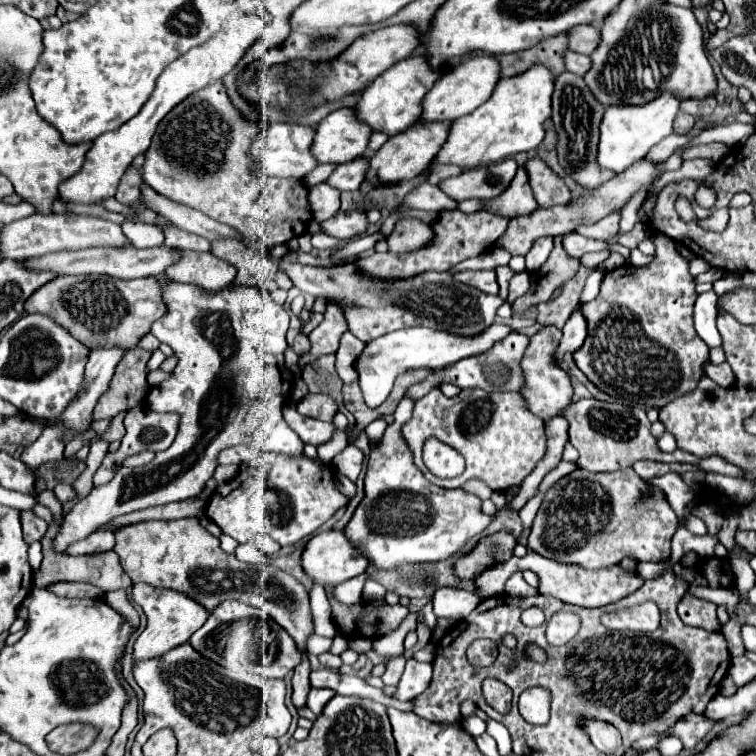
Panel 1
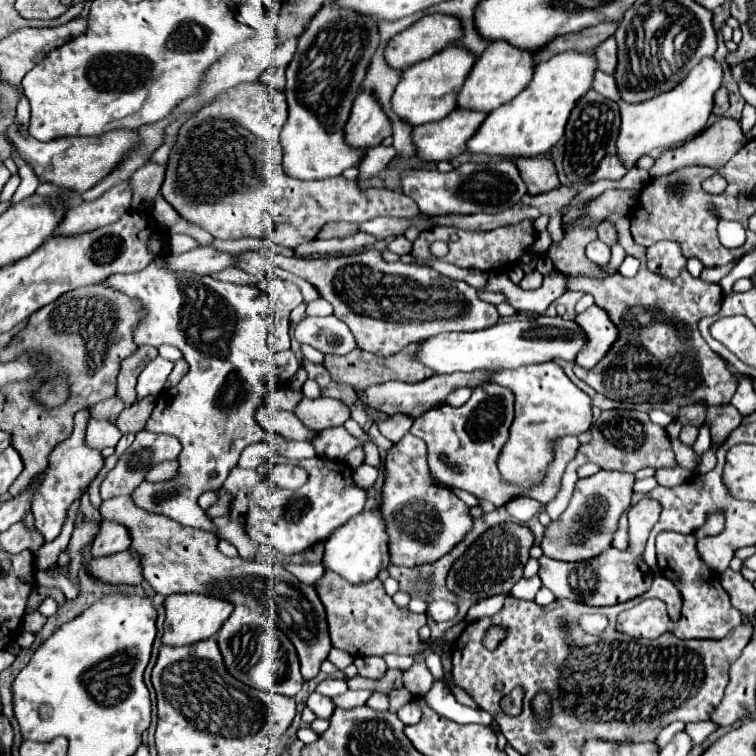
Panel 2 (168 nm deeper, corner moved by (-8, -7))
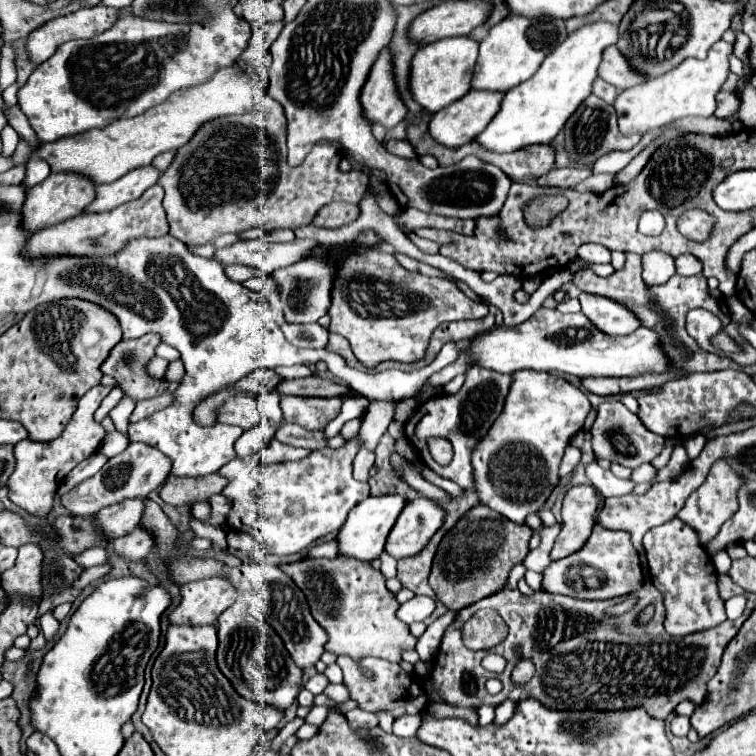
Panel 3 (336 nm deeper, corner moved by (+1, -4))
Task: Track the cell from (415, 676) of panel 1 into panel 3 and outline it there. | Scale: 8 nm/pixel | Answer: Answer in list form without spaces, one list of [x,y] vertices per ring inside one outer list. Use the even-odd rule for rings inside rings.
[[[401,715],[393,723],[393,733],[399,737],[415,737],[419,725],[421,725],[421,715]]]

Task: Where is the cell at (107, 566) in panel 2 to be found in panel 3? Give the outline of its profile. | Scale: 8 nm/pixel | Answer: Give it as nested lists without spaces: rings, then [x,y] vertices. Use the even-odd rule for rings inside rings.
[[[137,527],[137,529],[133,529],[133,533],[113,541],[113,553],[127,561],[133,561],[133,563],[143,561],[151,549],[153,549],[153,537],[149,531],[145,531],[141,527]]]

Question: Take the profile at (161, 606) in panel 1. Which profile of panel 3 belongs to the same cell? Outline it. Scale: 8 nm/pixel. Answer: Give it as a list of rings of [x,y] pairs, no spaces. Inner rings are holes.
[[[223,577],[201,579],[181,587],[181,603],[169,613],[171,625],[215,625],[217,617],[235,603],[237,591]]]

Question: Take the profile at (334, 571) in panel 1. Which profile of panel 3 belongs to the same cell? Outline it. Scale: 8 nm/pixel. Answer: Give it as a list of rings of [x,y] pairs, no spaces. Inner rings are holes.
[[[383,495],[383,497],[367,497],[365,501],[357,503],[345,523],[341,525],[339,533],[337,533],[337,545],[339,545],[339,555],[349,557],[349,559],[357,559],[357,561],[373,561],[383,553],[385,547],[385,539],[397,519],[397,515],[401,513],[405,505],[405,499],[399,495]]]

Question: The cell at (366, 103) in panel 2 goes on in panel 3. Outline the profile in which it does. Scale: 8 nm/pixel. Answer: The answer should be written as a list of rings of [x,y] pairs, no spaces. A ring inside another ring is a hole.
[[[383,49],[371,67],[361,89],[361,107],[369,123],[381,123],[385,129],[391,129],[405,119],[407,109],[395,91],[389,49]]]

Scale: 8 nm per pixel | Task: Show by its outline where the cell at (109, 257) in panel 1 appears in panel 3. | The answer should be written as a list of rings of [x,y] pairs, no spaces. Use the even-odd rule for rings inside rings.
[[[265,239],[255,241],[237,241],[233,245],[221,247],[215,251],[213,259],[219,261],[223,267],[227,265],[247,265],[255,267],[261,273],[273,273],[277,267],[285,267],[305,259],[311,247],[317,241],[311,239],[295,239],[293,243],[267,243]]]

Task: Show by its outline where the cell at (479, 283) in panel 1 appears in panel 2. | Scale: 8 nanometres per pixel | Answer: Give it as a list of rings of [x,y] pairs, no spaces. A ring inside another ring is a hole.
[[[614,214],[606,220],[614,224],[618,244],[624,250],[638,250],[638,260],[642,264],[634,278],[614,274],[600,280],[592,276],[574,276],[574,280],[570,280],[570,276],[562,276],[562,272],[552,270],[544,276],[538,290],[522,290],[510,282],[506,270],[500,270],[490,272],[490,280],[484,290],[502,292],[518,312],[530,314],[542,314],[554,300],[560,298],[560,288],[592,294],[596,304],[604,308],[618,326],[620,338],[602,362],[590,370],[576,364],[574,374],[610,400],[624,404],[670,402],[674,406],[686,406],[698,400],[706,400],[708,406],[728,404],[736,392],[738,378],[726,368],[726,362],[722,362],[722,358],[710,350],[698,332],[700,318],[716,314],[718,308],[722,308],[722,288],[718,284],[694,278],[688,270],[684,270],[676,280],[660,278],[644,266],[644,248],[634,248],[636,242],[628,230],[630,218],[626,214]],[[676,324],[680,324],[680,334]]]

